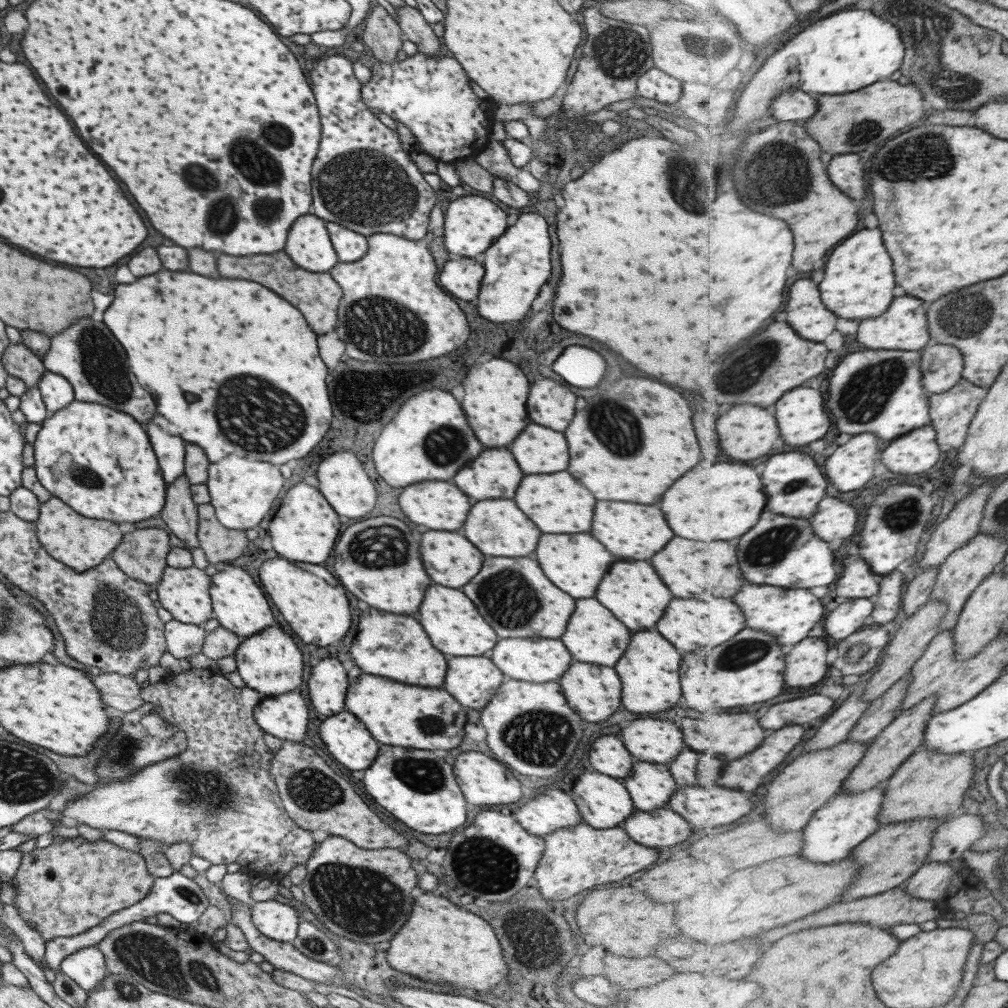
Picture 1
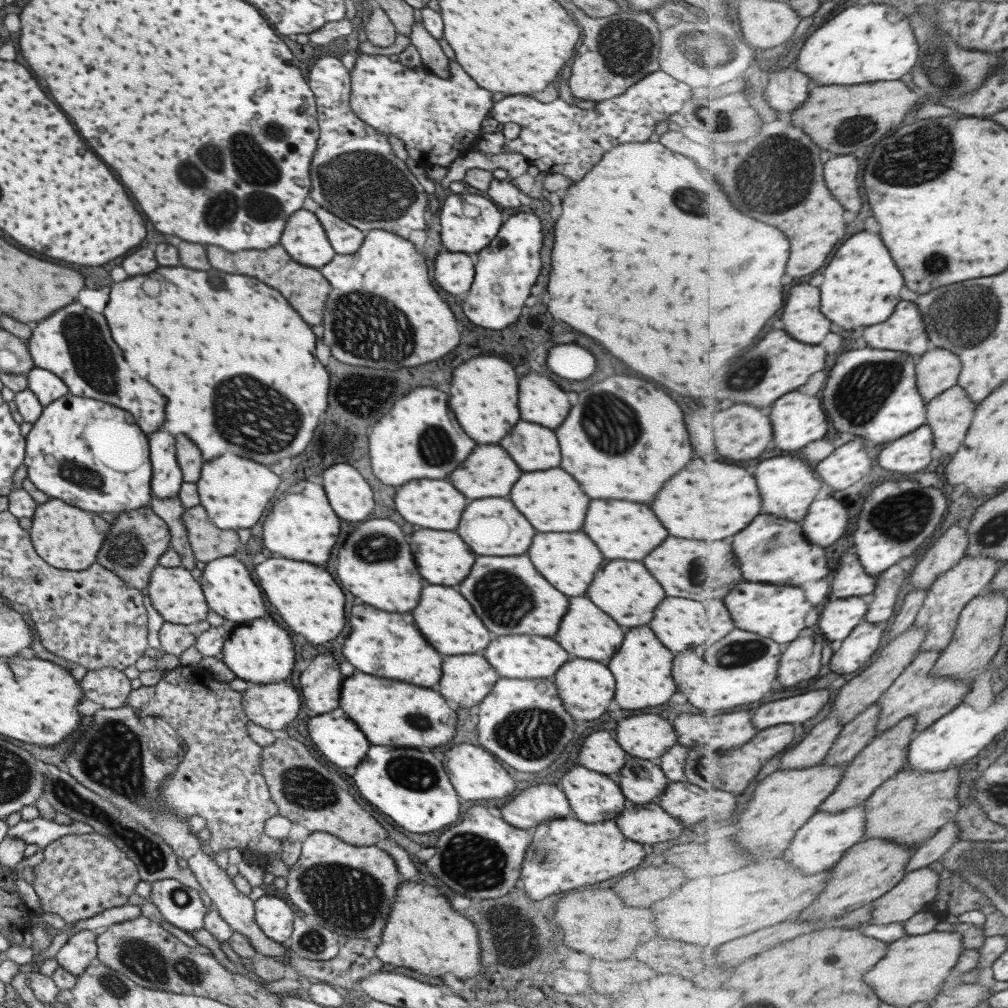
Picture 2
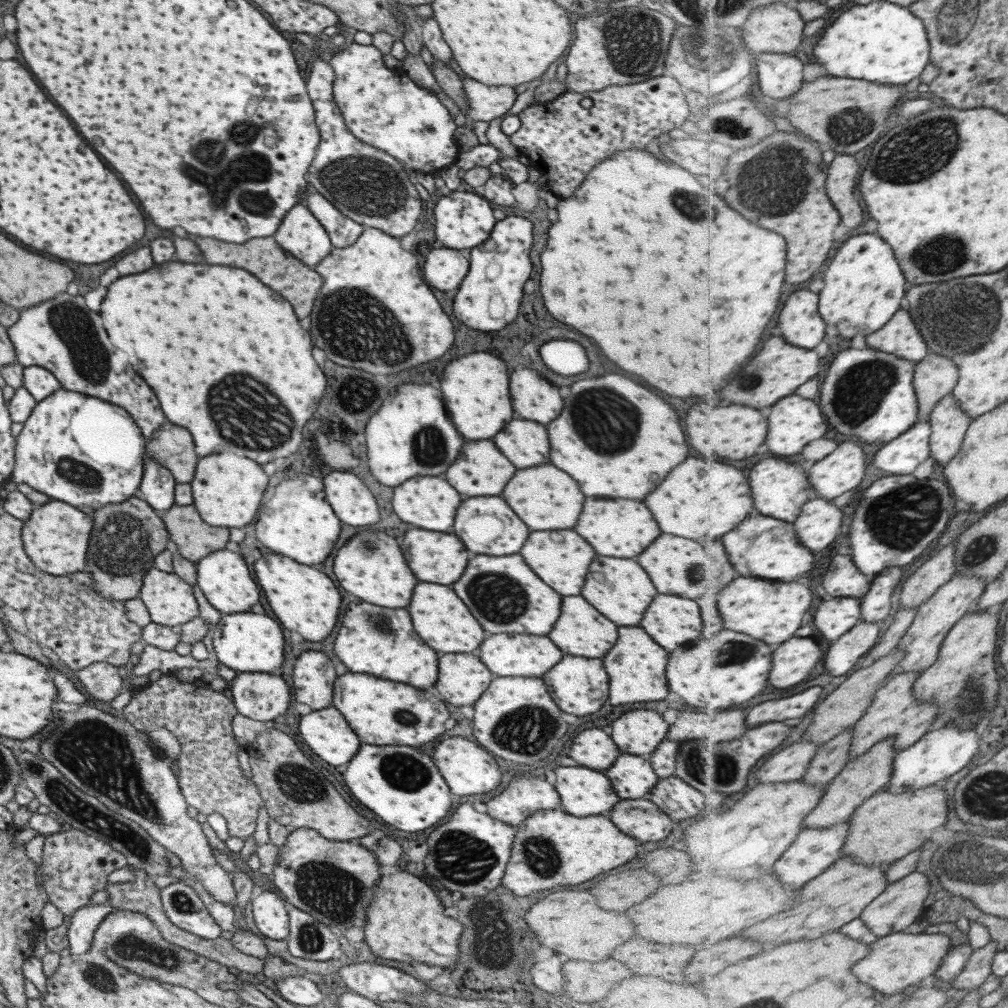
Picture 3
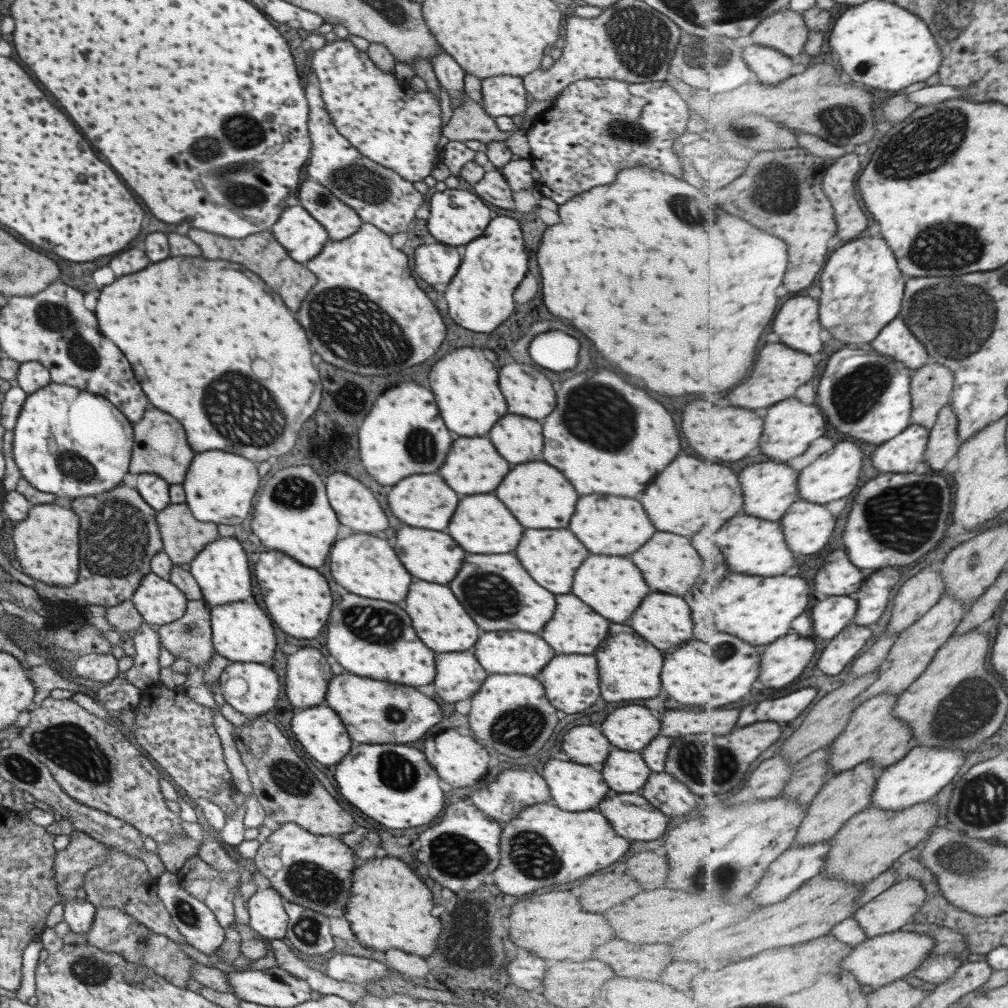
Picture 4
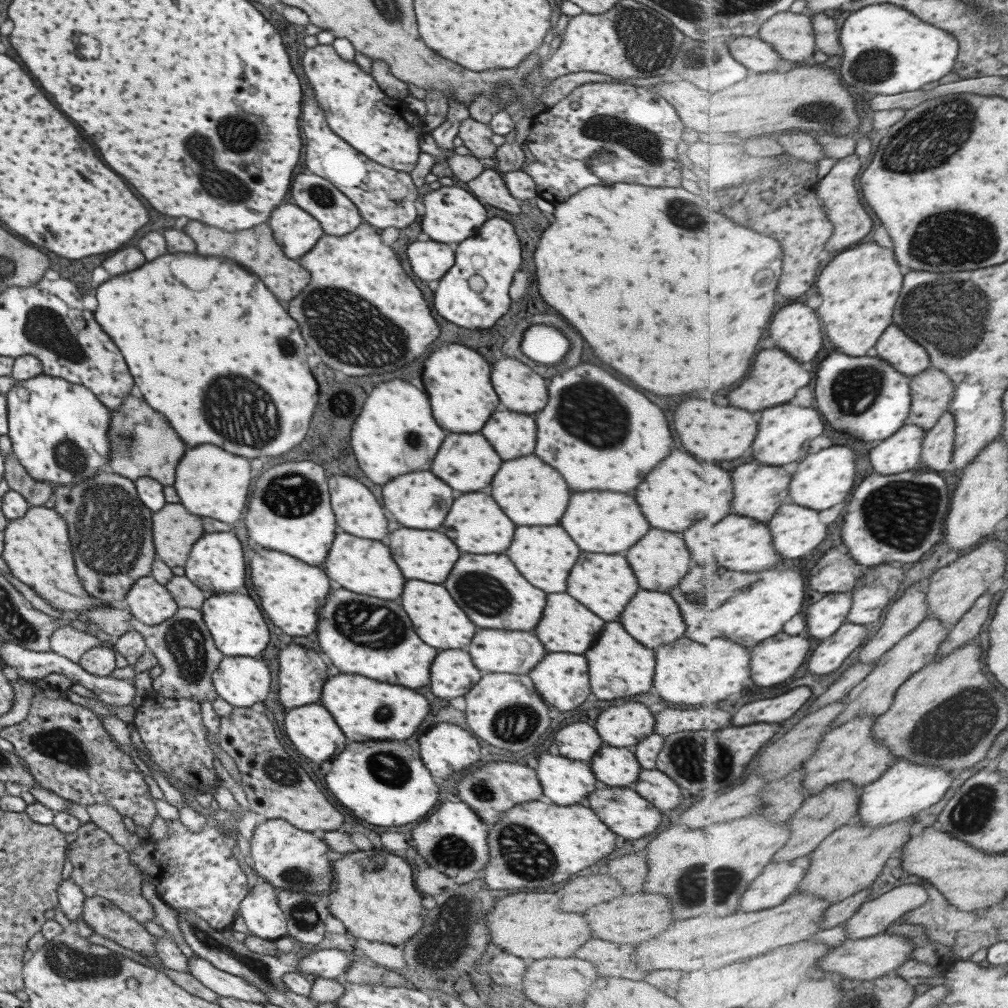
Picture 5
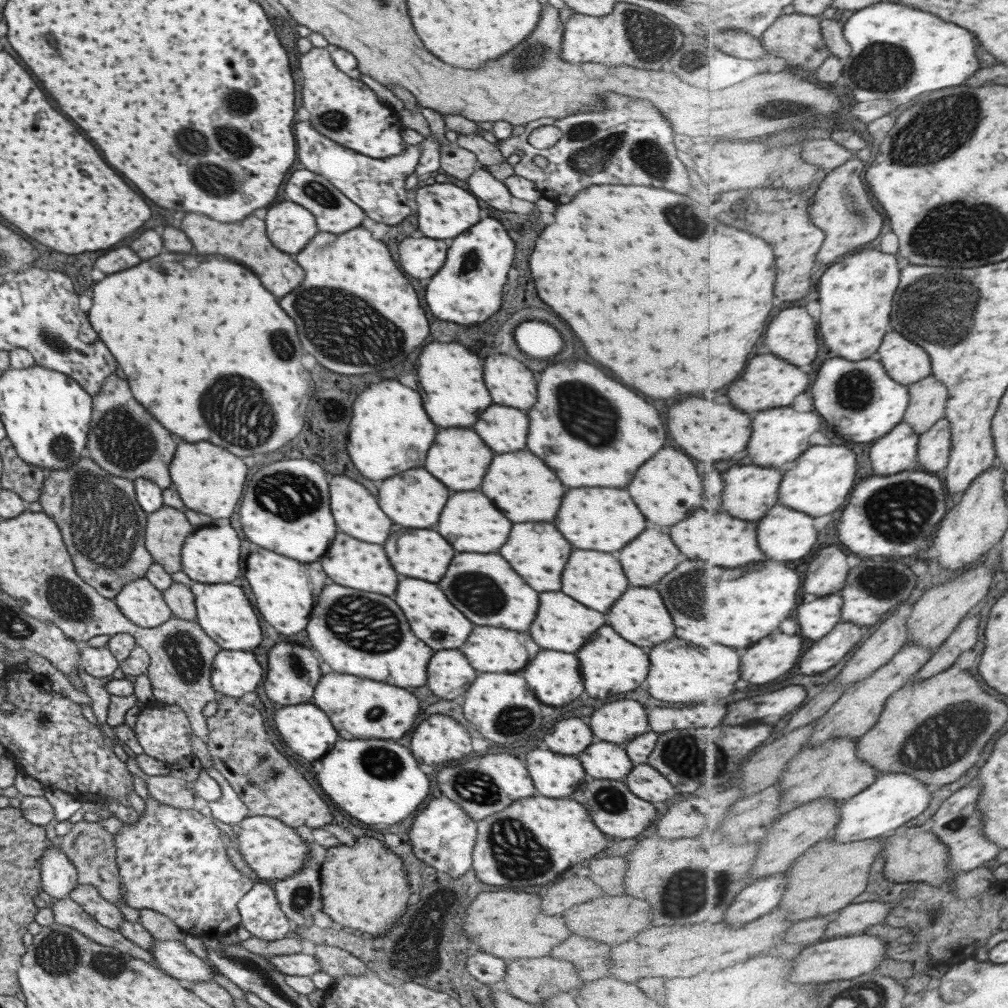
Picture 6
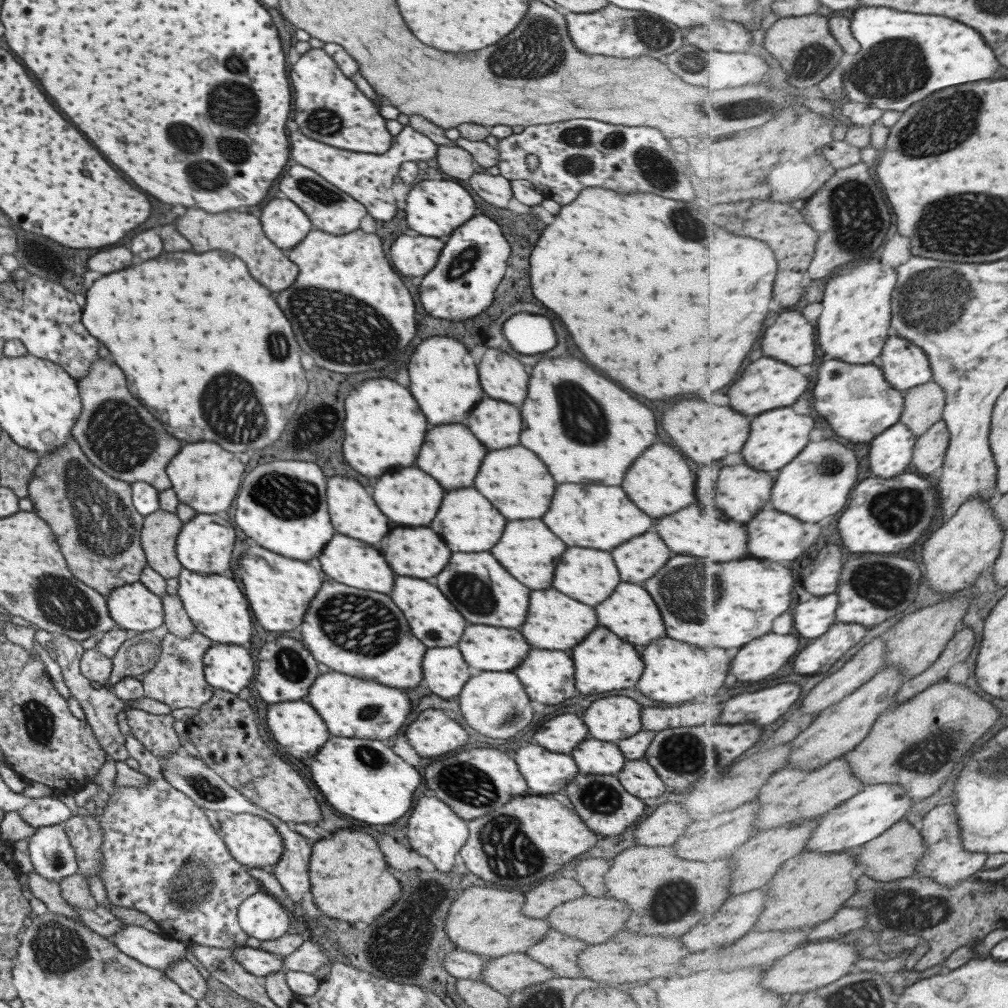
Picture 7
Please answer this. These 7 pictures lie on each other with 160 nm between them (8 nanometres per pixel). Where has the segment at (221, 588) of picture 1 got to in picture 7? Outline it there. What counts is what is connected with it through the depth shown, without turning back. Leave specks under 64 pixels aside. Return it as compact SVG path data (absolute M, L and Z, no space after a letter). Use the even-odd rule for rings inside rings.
M196 513L187 523L181 525L176 536L175 554L185 570L195 573L221 574L229 568L233 550L233 526L215 514Z

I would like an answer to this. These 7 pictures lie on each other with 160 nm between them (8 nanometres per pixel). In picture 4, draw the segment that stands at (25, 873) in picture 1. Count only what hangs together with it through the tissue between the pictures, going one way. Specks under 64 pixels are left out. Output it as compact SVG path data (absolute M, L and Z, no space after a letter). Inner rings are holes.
M73 829L68 836L69 844L55 854L52 866L62 904L75 896L77 888L82 888L86 870L91 870L108 859L105 845L84 832Z

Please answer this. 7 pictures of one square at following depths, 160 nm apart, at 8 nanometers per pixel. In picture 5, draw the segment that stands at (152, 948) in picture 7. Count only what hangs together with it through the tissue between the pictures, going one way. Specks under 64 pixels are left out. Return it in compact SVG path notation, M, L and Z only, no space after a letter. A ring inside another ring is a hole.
M196 955L187 959L190 974L215 994L229 996L245 1002L256 1002L262 1005L266 1003L264 994L244 978L223 972Z

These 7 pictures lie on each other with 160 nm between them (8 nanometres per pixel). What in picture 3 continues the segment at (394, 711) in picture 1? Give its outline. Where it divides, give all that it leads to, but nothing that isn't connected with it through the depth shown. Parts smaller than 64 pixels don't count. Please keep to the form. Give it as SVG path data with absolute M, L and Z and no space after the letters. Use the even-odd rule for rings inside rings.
M351 672L341 674L333 684L331 704L333 704L333 708L337 708L343 714L343 718L347 720L347 724L353 728L353 732L359 736L359 740L363 744L375 744L375 746L389 744L389 746L417 747L425 742L431 742L445 730L443 723L449 718L445 704L441 702L441 708L439 708L439 700L435 696L431 696L429 692L415 690L411 686L397 684L397 682L379 680L369 674L351 674Z

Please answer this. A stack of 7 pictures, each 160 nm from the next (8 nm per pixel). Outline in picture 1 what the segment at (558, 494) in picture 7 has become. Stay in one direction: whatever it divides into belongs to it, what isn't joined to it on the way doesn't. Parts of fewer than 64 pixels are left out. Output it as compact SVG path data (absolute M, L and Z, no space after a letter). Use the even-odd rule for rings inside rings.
M597 502L593 510L591 534L597 538L613 556L629 560L647 560L673 538L663 514L657 506L641 506L631 502Z

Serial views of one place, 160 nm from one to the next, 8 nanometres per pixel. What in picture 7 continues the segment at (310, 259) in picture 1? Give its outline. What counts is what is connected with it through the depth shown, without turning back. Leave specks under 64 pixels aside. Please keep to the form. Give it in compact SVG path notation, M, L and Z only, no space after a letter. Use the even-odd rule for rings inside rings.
M269 200L259 214L265 236L281 250L289 250L313 229L306 214L290 200Z

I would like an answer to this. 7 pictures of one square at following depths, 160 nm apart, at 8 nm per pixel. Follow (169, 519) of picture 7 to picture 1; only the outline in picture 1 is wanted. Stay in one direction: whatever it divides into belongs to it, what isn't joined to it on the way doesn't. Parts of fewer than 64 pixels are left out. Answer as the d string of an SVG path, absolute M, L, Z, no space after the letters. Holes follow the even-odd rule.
M209 503L197 505L197 518L198 547L203 550L207 562L220 565L217 562L235 560L241 556L247 546L244 530L229 530L221 526Z

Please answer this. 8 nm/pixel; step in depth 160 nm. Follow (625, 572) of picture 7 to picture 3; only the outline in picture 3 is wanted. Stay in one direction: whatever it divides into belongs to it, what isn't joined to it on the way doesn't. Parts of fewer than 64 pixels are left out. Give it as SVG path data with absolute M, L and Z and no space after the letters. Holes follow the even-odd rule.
M659 534L657 540L653 540L637 556L637 564L647 572L649 580L653 582L653 586L659 594L671 594L671 596L683 596L683 598L695 600L701 594L717 594L721 590L717 584L699 584L701 580L691 578L691 572L697 566L707 566L707 564L715 566L717 560L715 560L715 554L713 554L713 560L707 560L707 554L703 554L701 544L691 542L687 538L679 538L679 536L671 536L671 534Z

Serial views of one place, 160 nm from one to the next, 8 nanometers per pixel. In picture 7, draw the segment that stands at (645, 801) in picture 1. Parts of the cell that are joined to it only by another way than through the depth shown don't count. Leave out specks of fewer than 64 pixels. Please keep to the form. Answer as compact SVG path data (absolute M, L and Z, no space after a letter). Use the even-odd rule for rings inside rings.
M583 740L571 750L579 774L615 774L621 771L625 760L617 746L601 740Z

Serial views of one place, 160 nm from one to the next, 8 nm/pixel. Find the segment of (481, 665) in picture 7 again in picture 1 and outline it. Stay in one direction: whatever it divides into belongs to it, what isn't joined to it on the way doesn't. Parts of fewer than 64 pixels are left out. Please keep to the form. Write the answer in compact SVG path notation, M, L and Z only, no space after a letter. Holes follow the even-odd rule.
M539 637L502 638L493 645L488 654L505 678L525 682L541 683L555 680L567 670L569 662L571 662L569 652L565 650L565 646L559 640Z

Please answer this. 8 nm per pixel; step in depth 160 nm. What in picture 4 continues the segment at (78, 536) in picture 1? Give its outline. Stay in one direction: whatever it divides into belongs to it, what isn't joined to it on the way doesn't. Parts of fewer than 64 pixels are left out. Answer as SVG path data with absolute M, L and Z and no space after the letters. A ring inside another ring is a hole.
M54 502L32 505L27 516L13 523L11 529L15 560L25 575L48 585L71 586L79 571L78 557L79 519L71 509Z

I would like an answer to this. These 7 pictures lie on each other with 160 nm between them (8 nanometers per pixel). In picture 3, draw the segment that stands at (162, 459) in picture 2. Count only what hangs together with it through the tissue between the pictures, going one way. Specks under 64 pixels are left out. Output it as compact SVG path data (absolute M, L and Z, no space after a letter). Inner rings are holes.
M151 457L144 459L142 480L138 489L144 500L155 512L161 513L174 505L173 475Z

